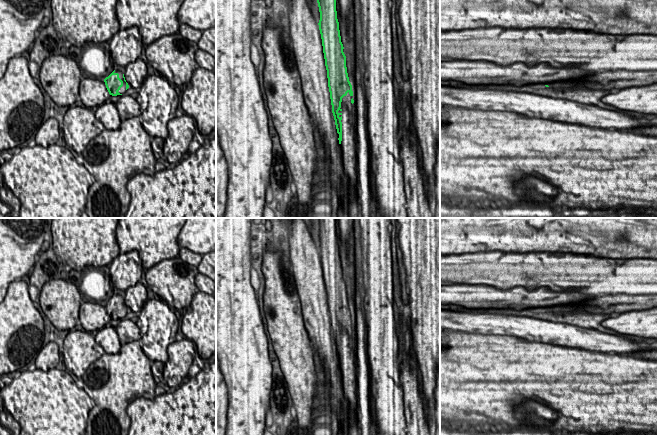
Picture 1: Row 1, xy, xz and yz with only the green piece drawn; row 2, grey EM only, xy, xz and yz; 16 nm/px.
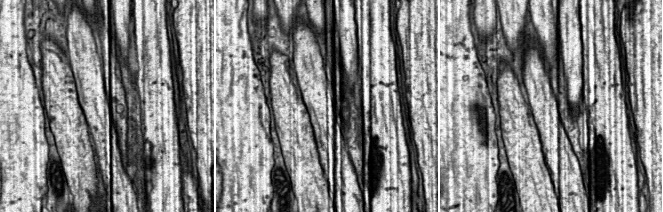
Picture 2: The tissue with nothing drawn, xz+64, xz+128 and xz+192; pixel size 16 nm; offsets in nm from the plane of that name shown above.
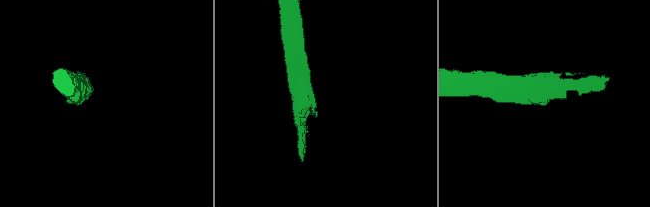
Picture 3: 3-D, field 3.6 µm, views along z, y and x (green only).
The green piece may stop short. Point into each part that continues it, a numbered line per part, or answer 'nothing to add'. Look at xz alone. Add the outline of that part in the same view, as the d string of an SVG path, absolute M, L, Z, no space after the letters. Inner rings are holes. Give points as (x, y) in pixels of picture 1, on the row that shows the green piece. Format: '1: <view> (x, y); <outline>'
1: xz (348, 145); M347 93L346 96L342 98L341 108L342 108L342 158L344 173L349 178L349 184L352 189L356 189L357 177L355 172L355 167L357 163L357 147L355 142L356 136L356 120L354 116L354 107L351 103L353 96Z

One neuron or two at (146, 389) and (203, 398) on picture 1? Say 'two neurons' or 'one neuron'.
two neurons

